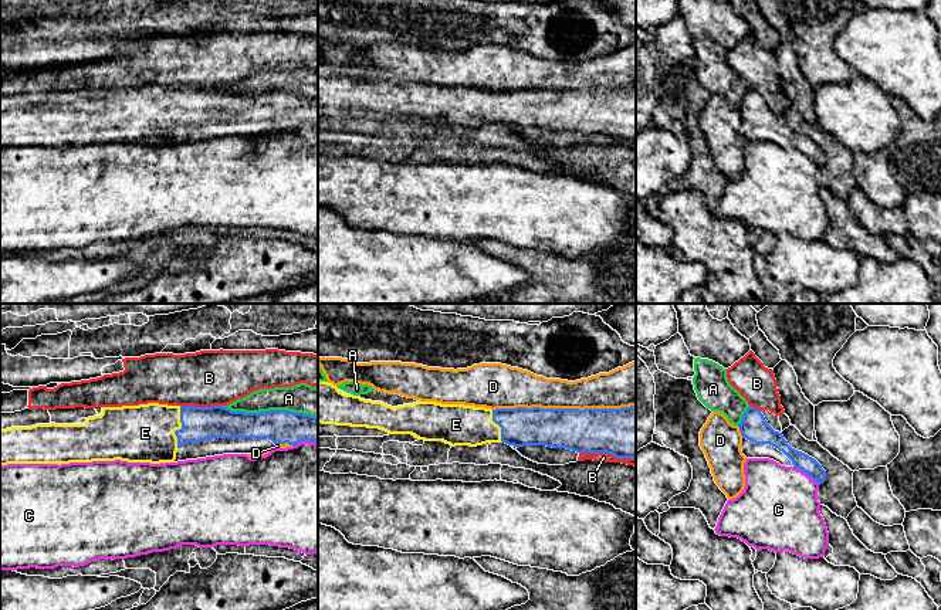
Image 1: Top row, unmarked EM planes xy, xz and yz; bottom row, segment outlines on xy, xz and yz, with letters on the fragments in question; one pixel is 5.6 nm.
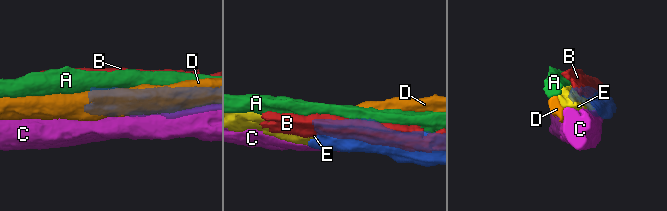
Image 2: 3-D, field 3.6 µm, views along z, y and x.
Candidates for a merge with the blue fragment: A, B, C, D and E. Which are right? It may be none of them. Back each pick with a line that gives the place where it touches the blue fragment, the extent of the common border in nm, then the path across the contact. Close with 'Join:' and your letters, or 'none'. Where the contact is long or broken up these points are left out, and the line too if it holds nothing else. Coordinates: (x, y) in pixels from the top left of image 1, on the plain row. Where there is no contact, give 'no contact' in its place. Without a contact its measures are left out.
E: meets blue in xy at (180, 111); contact 240 nm long
Join: E

